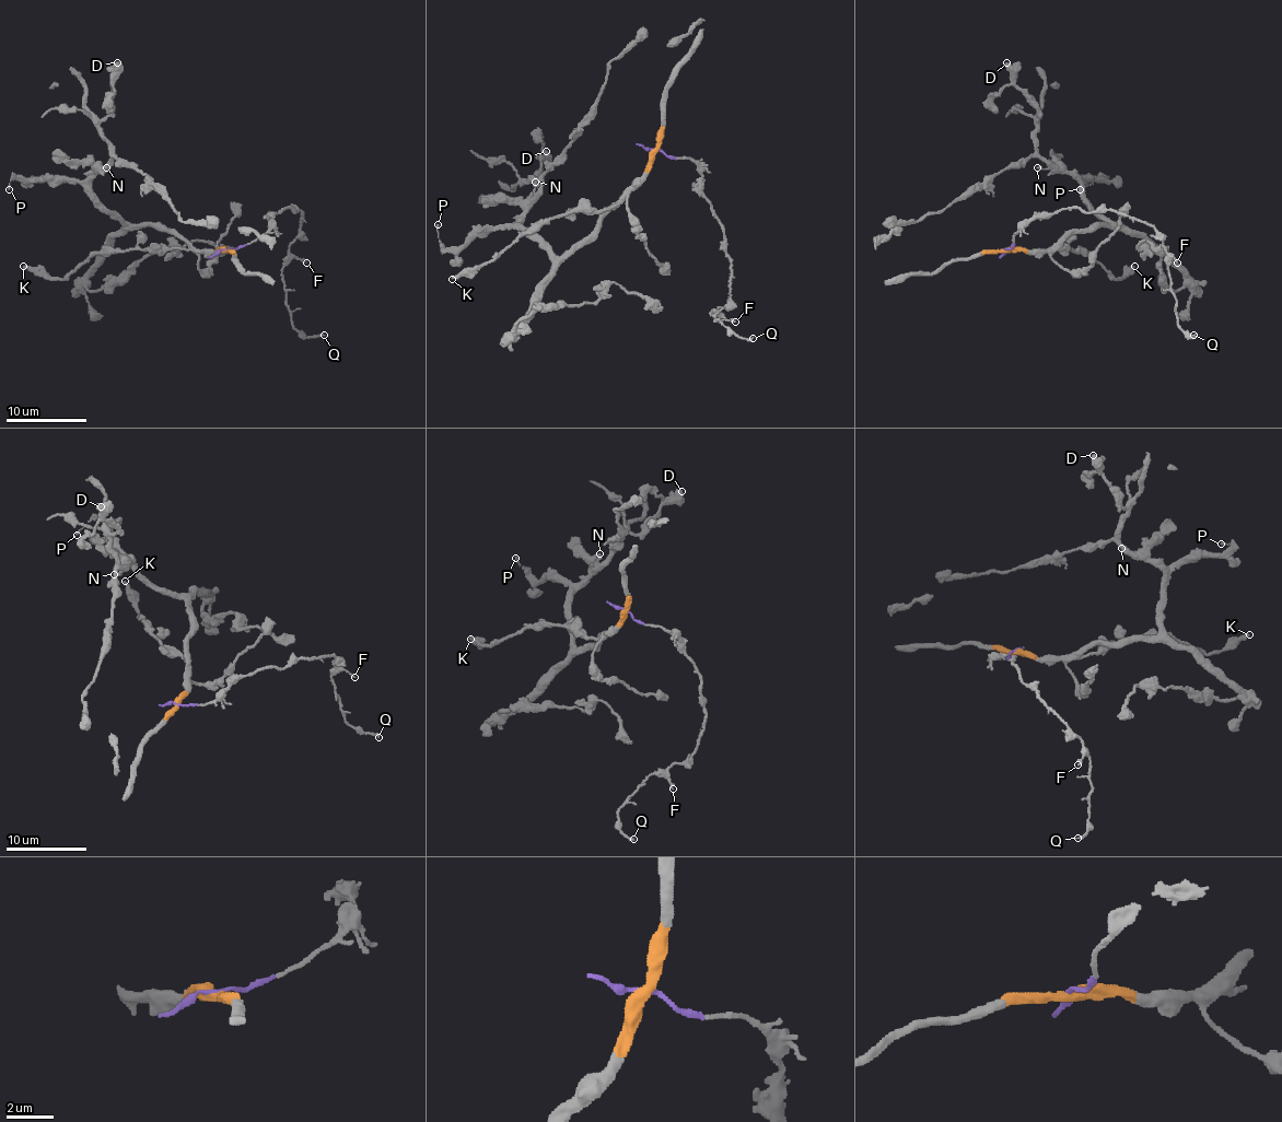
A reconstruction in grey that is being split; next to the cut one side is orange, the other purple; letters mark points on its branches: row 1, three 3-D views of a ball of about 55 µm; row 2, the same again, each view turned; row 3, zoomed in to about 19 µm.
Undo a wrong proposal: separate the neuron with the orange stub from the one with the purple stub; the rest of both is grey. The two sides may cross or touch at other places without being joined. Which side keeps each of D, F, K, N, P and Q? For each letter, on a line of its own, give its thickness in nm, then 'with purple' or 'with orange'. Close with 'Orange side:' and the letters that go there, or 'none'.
D: calibre 600 nm; with orange
F: calibre 150 nm; with purple
K: calibre 320 nm; with orange
N: calibre 240 nm; with orange
P: calibre 150 nm; with orange
Q: calibre 240 nm; with purple
Orange side: D, K, N, P

